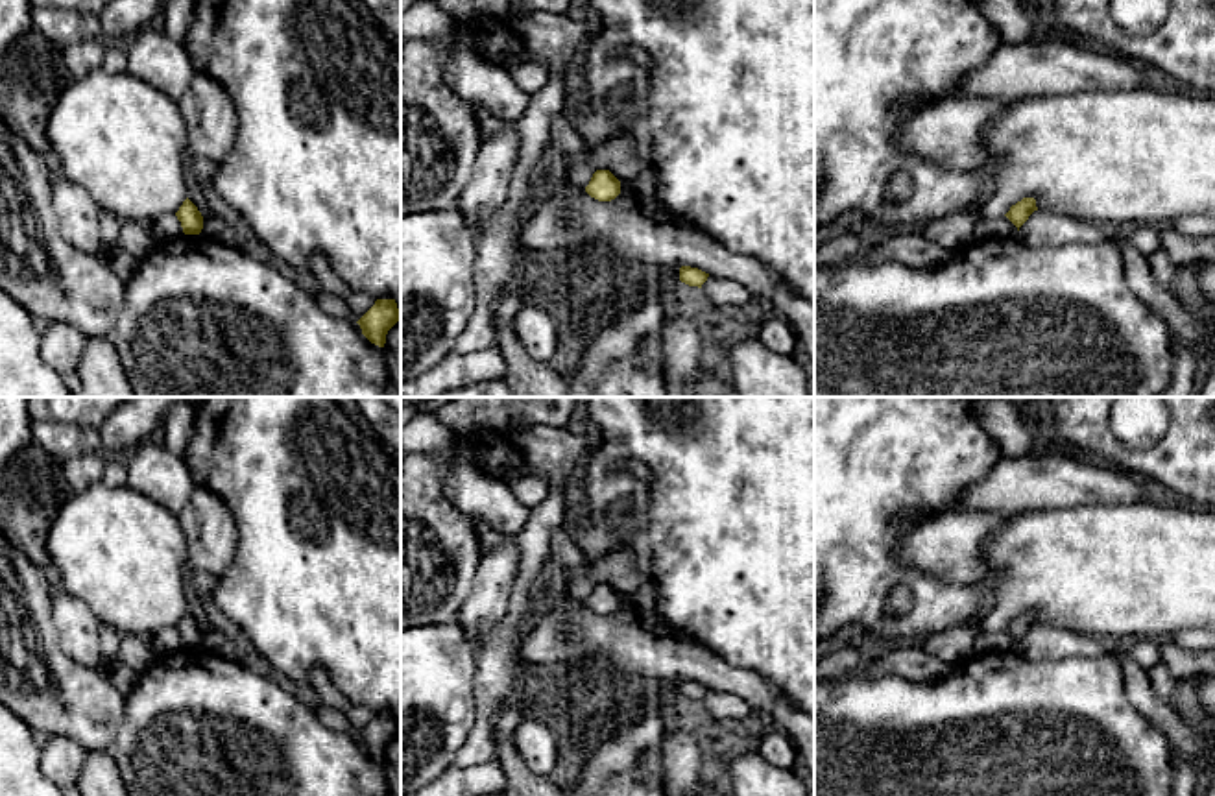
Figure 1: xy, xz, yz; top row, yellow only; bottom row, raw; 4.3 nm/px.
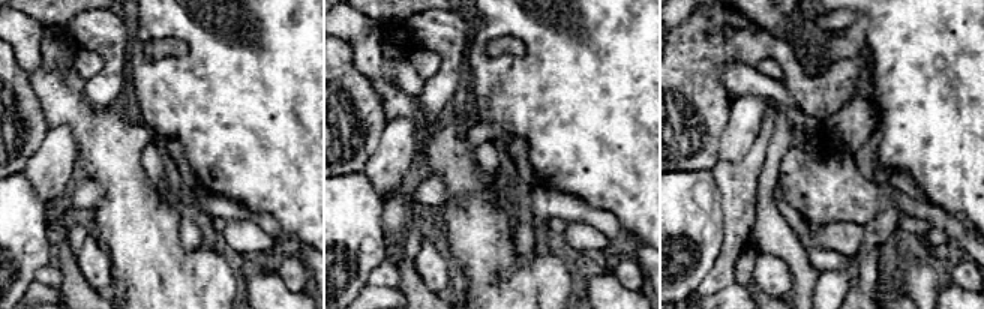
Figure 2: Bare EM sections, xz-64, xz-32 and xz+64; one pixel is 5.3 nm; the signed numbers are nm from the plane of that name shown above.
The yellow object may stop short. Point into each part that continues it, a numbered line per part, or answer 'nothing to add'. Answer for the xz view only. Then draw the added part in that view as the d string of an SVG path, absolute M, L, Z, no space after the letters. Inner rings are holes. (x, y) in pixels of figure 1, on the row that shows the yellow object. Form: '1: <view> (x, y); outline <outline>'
nothing to add

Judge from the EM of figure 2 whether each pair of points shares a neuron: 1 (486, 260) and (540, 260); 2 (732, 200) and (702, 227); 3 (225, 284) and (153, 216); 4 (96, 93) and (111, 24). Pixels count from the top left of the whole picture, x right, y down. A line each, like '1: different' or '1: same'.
1: same
2: different
3: same
4: same

